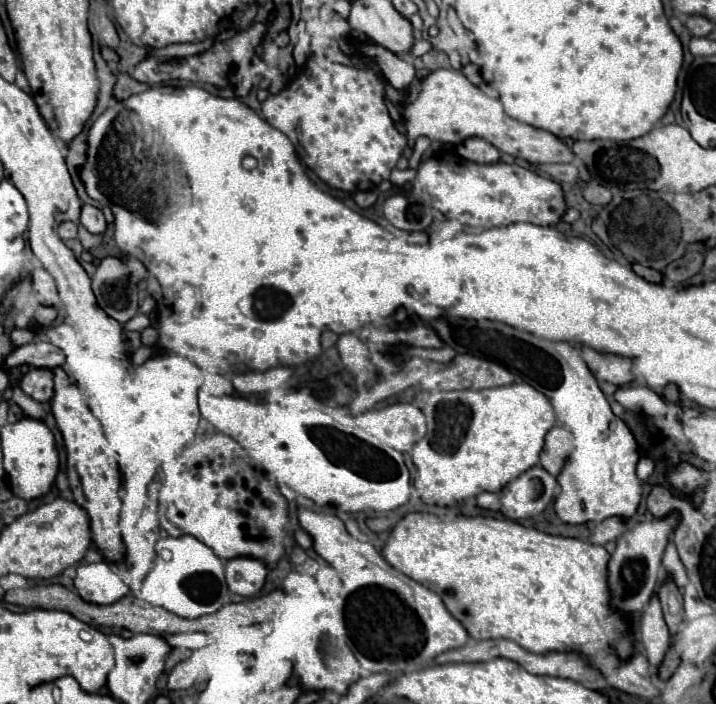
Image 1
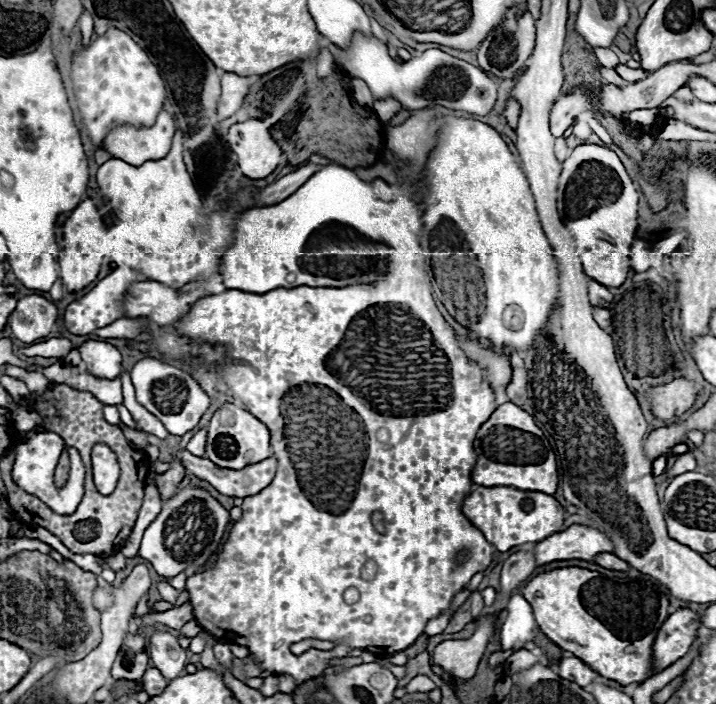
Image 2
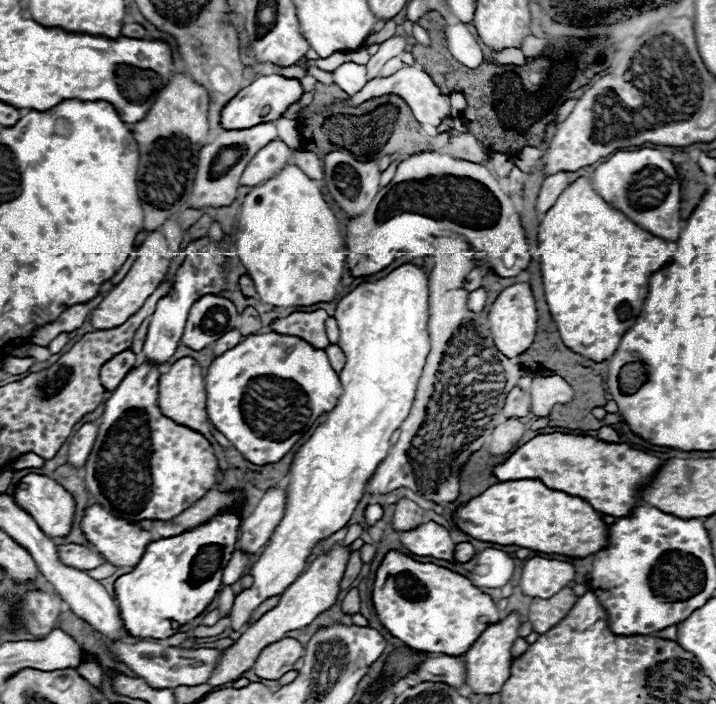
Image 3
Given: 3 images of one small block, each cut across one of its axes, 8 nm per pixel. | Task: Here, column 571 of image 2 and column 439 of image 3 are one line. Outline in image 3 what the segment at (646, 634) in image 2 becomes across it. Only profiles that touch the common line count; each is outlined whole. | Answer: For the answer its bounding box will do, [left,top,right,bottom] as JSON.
[372,550,500,656]

